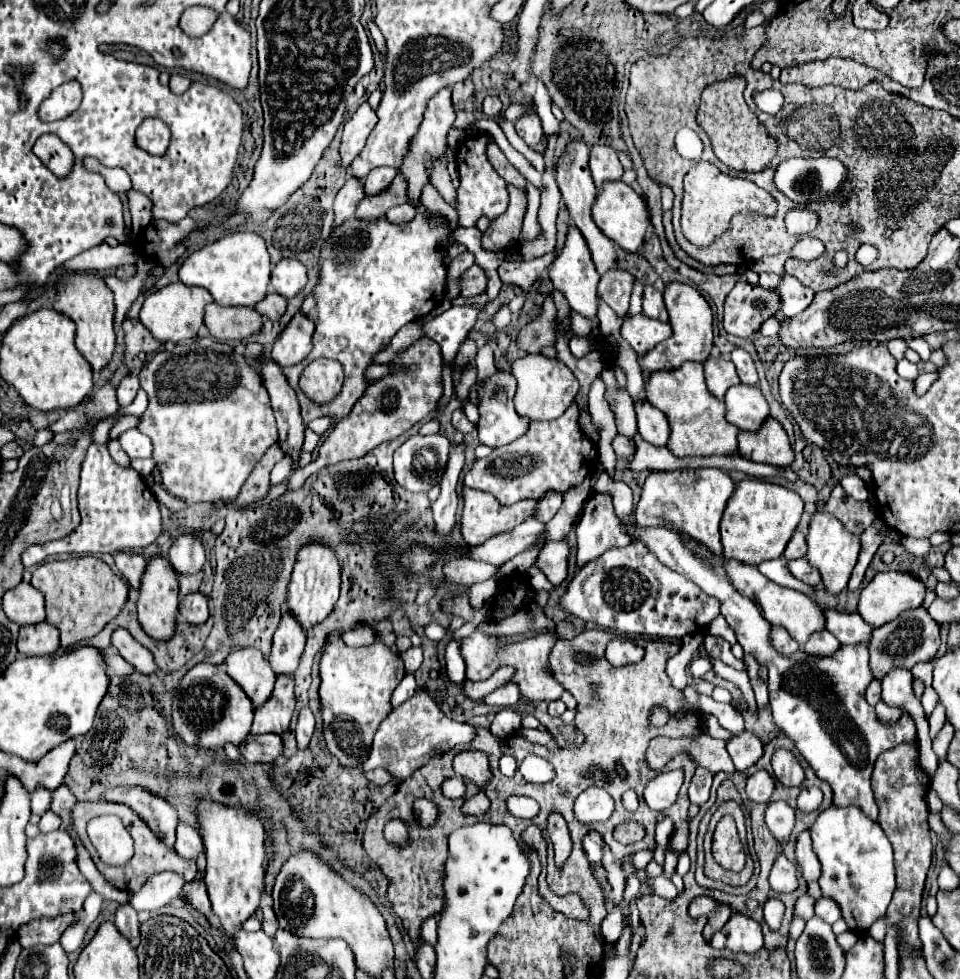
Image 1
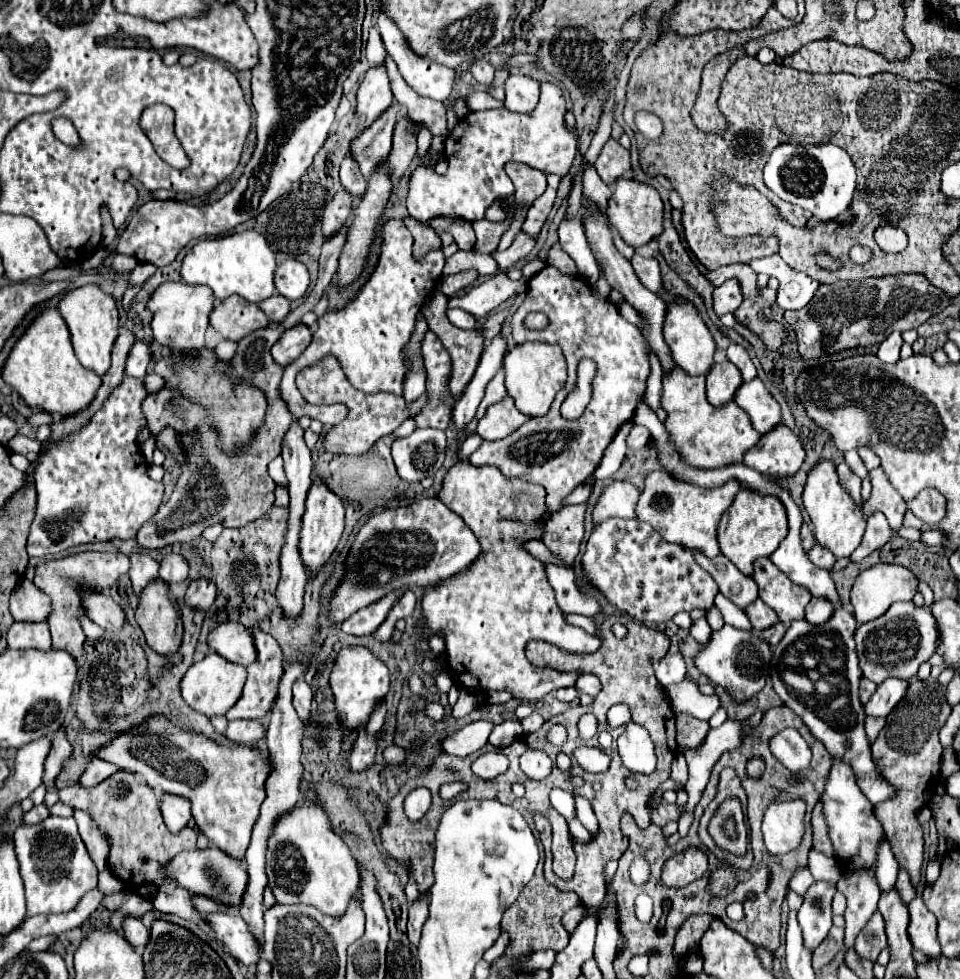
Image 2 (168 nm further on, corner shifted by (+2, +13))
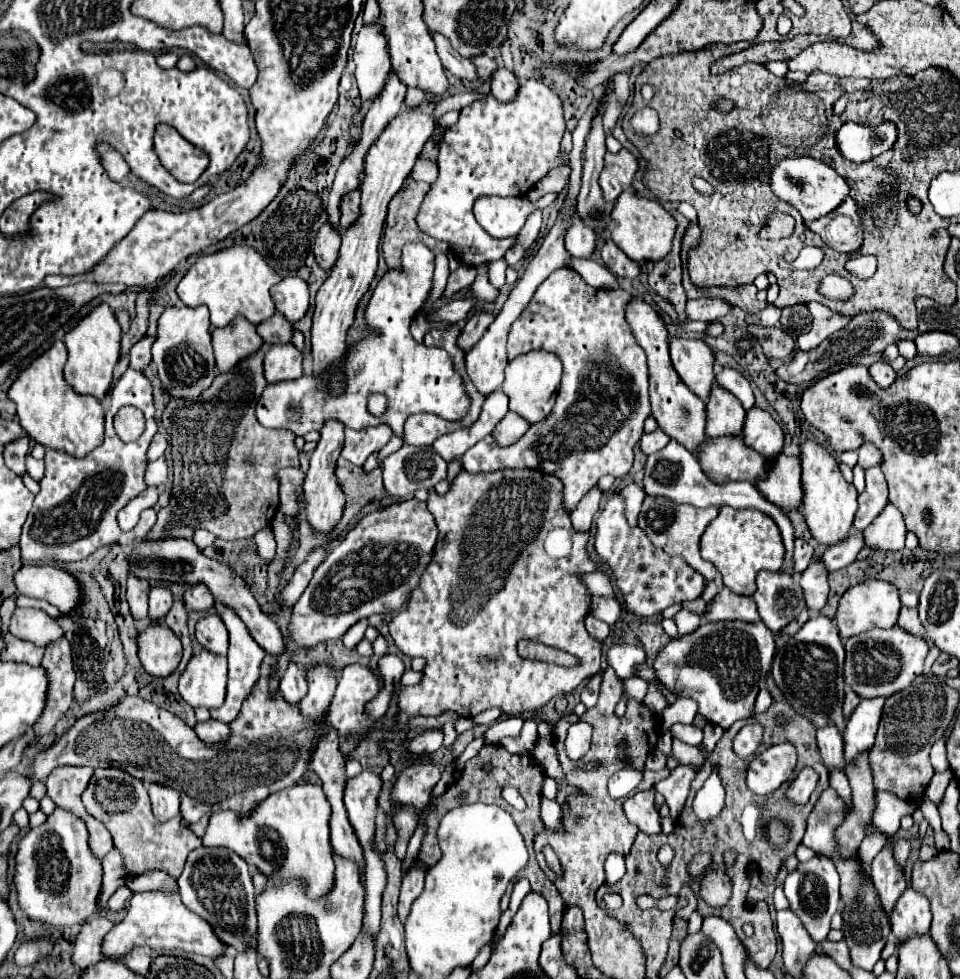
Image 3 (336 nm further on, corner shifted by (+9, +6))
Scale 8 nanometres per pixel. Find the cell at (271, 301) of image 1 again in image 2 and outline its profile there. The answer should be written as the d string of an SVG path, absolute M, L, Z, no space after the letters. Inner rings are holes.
M272 295L270 299L260 303L260 309L266 313L270 323L282 323L290 313L290 301L282 295Z

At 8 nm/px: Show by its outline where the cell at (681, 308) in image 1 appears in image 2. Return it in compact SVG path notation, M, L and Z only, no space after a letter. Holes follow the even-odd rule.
M674 301L672 305L668 305L668 313L666 313L666 321L664 321L664 339L672 351L672 359L688 375L706 375L710 371L710 367L714 365L716 343L692 303Z

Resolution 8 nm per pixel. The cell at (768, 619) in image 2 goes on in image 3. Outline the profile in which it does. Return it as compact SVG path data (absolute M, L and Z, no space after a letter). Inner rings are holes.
M719 588L717 598L707 604L705 614L701 616L701 622L719 622L719 620L743 620L743 622L759 622L757 606L753 598L739 596L731 592L729 588Z

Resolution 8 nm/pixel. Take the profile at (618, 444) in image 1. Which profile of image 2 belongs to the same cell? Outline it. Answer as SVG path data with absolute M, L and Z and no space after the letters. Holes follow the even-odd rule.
M636 425L636 427L632 429L630 437L628 437L628 447L630 447L630 449L642 449L642 447L648 447L650 441L652 441L650 431L648 431L646 427L642 427L642 425Z

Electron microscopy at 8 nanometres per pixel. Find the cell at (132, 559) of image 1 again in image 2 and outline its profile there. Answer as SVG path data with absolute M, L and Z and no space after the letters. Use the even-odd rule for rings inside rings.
M132 553L130 555L130 581L132 581L132 589L136 595L142 593L142 589L150 583L158 579L158 563L146 555L146 553Z

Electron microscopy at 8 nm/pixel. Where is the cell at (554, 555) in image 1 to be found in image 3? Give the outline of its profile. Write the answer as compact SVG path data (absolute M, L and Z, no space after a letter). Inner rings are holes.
M591 488L591 492L583 498L583 502L579 502L579 506L571 512L571 522L577 532L589 532L591 520L599 510L599 500L601 500L601 492L597 488Z

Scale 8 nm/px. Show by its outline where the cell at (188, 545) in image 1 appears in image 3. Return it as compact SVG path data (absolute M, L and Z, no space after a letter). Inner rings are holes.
M157 584L149 592L149 620L163 620L173 604L173 594L169 586Z

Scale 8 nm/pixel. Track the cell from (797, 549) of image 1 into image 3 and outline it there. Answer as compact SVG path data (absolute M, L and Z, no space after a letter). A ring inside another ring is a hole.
M797 538L797 540L795 540L795 570L803 572L803 570L811 564L813 554L815 554L813 546L811 546L809 542Z

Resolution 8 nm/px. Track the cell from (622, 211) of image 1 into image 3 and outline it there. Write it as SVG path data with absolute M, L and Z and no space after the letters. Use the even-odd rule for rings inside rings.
M623 192L611 214L607 230L611 234L611 240L635 262L647 262L647 260L659 260L667 250L671 250L671 240L675 232L675 220L673 216L655 200L637 196L633 192Z

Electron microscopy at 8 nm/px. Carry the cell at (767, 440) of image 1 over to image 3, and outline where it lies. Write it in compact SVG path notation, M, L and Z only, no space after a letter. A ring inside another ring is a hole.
M781 452L769 462L767 474L757 482L757 488L767 500L781 506L789 512L795 506L801 506L801 466L799 456L787 456Z

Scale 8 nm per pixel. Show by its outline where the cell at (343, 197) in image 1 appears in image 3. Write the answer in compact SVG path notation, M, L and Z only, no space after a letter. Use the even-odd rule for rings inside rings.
M325 222L319 228L317 240L315 240L315 246L313 246L315 260L323 270L329 270L335 264L335 258L339 254L339 242L341 242L339 230L331 222Z

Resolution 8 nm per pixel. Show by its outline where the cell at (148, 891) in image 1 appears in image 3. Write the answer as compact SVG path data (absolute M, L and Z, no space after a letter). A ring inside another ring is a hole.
M197 848L187 856L183 874L177 880L181 890L181 902L211 922L215 934L229 946L243 950L247 948L257 934L257 916L255 916L255 890L251 884L251 874L243 858L227 848Z

